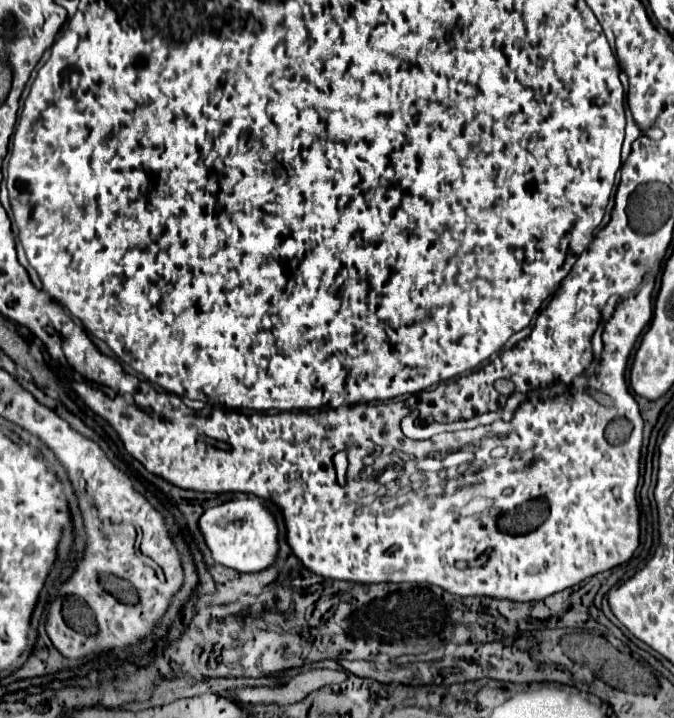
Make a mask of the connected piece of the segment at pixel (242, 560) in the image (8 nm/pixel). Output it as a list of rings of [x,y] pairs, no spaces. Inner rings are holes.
[[[256,496],[246,500],[230,500],[206,510],[200,518],[200,530],[212,556],[222,566],[238,572],[262,572],[274,566],[278,558],[278,524],[274,514]]]

